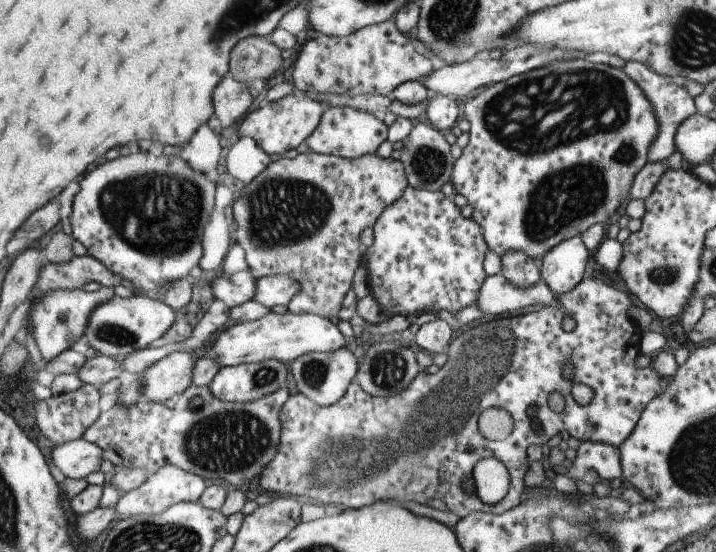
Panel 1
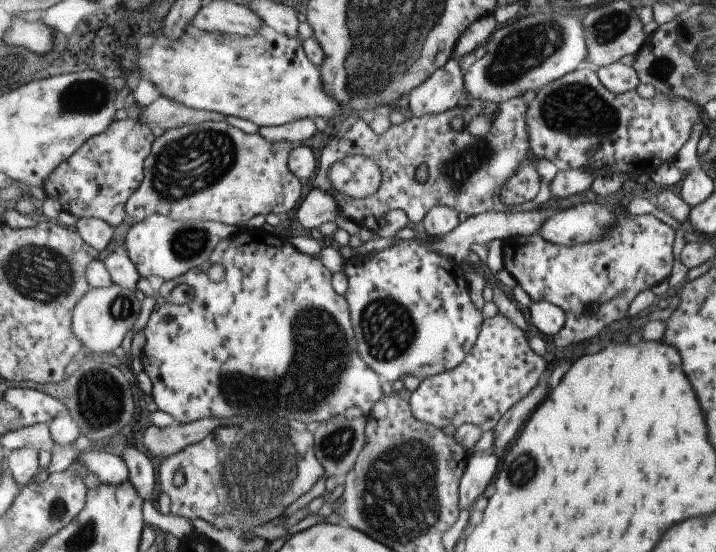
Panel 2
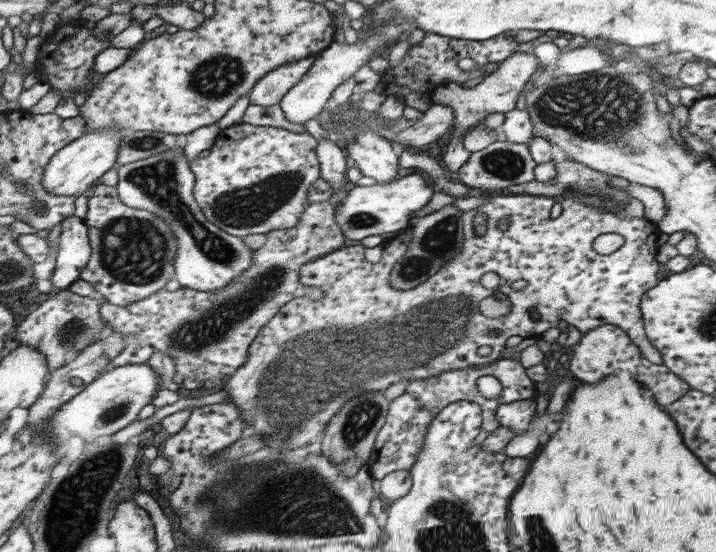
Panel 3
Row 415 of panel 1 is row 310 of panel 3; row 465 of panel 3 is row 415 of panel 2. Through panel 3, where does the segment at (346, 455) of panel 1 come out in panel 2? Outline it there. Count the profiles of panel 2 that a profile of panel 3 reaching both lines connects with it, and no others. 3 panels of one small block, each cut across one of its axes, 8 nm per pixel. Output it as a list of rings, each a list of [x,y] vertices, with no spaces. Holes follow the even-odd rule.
[[[275,412],[273,414],[251,414],[251,424],[249,424],[249,416],[229,416],[229,418],[221,416],[215,419],[219,420],[219,426],[211,434],[187,445],[181,452],[160,460],[157,464],[159,486],[170,500],[169,515],[183,516],[187,520],[203,520],[215,530],[229,529],[231,532],[249,532],[252,528],[275,522],[279,514],[285,508],[289,508],[289,505],[293,504],[299,496],[311,490],[311,486],[322,475],[324,468],[313,456],[311,432],[307,430],[299,432],[295,428],[289,428],[289,420],[277,418]],[[178,470],[182,472],[184,482],[181,486],[173,486],[173,474]]]

